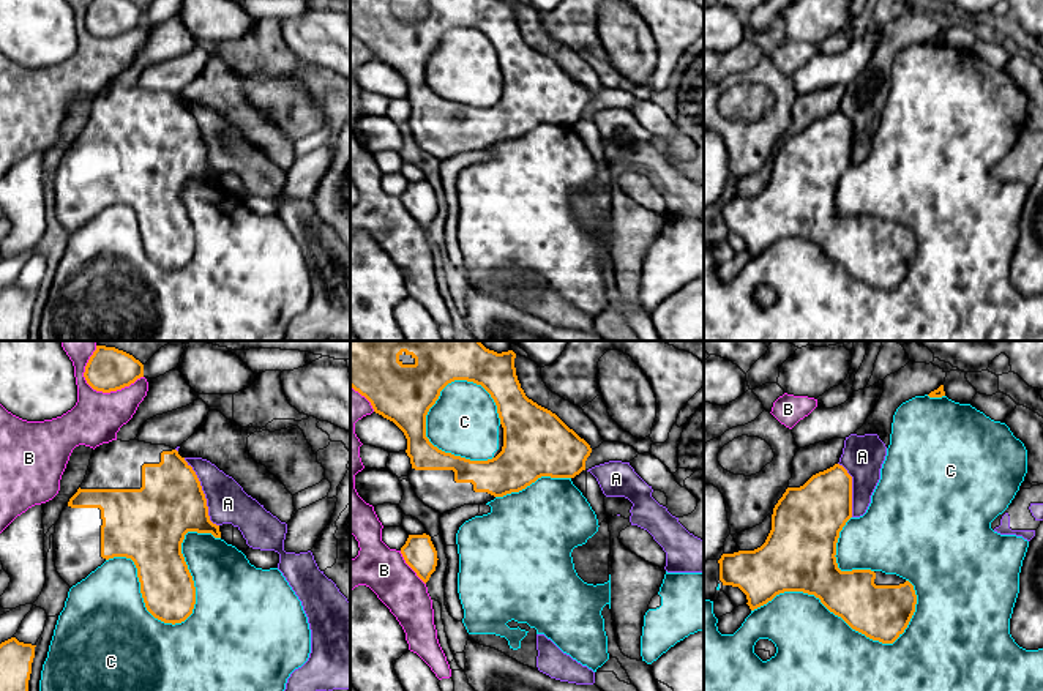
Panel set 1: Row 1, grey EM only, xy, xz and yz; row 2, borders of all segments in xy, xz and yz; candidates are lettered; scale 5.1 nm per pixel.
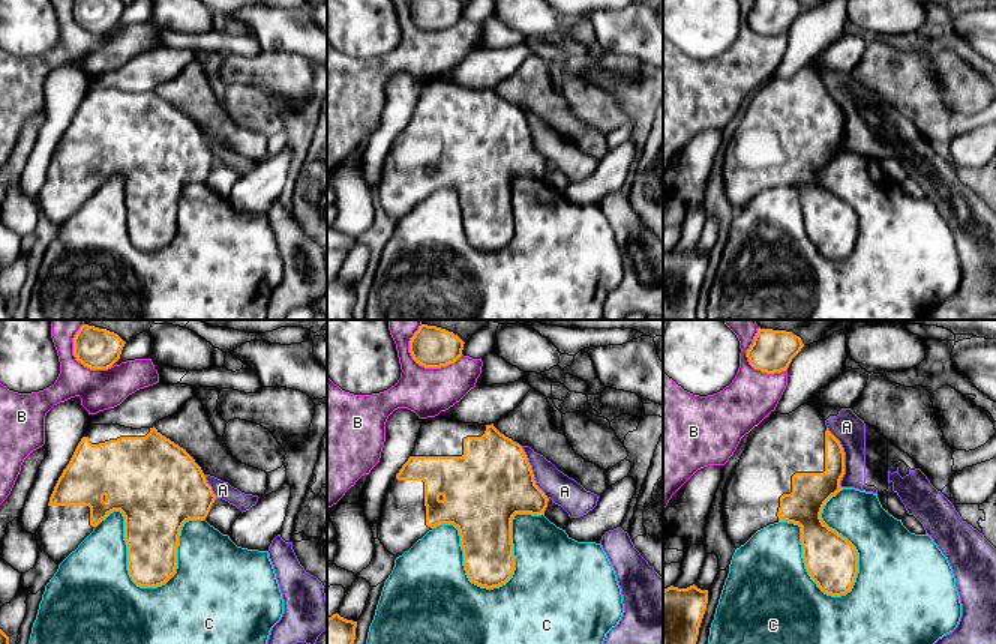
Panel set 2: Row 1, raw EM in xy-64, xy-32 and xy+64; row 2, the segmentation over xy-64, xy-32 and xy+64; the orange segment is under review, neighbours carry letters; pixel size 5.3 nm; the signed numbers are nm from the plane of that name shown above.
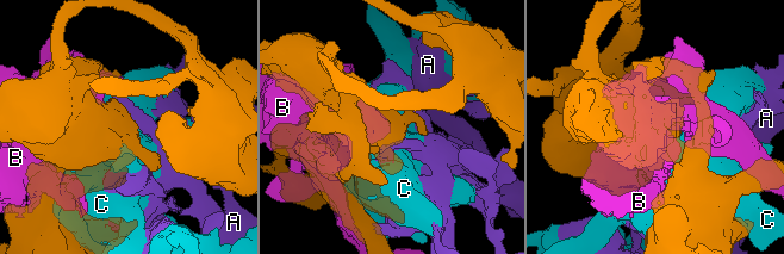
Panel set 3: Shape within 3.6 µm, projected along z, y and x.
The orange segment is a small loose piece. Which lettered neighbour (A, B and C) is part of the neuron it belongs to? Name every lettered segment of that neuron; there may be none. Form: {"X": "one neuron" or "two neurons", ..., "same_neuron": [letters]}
{"A": "two neurons", "B": "two neurons", "C": "two neurons", "same_neuron": []}

